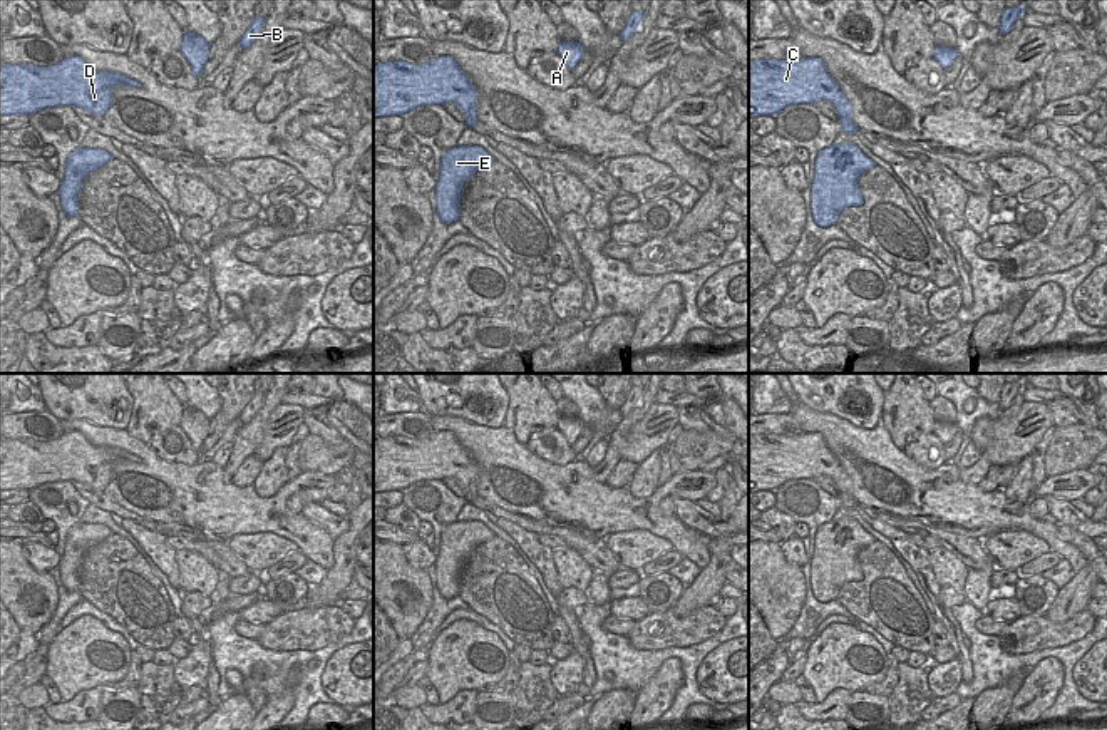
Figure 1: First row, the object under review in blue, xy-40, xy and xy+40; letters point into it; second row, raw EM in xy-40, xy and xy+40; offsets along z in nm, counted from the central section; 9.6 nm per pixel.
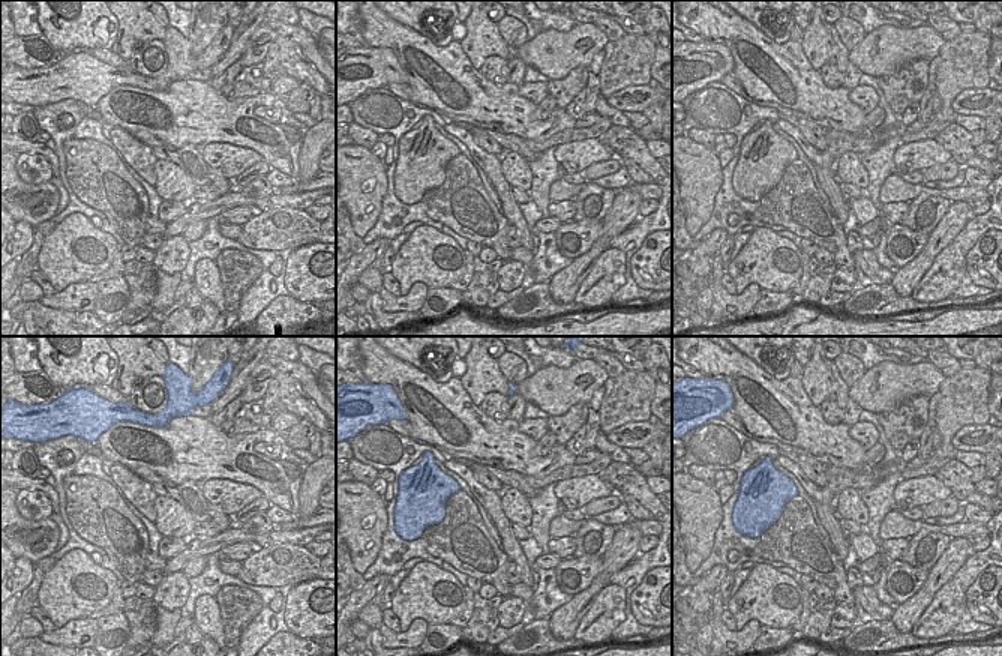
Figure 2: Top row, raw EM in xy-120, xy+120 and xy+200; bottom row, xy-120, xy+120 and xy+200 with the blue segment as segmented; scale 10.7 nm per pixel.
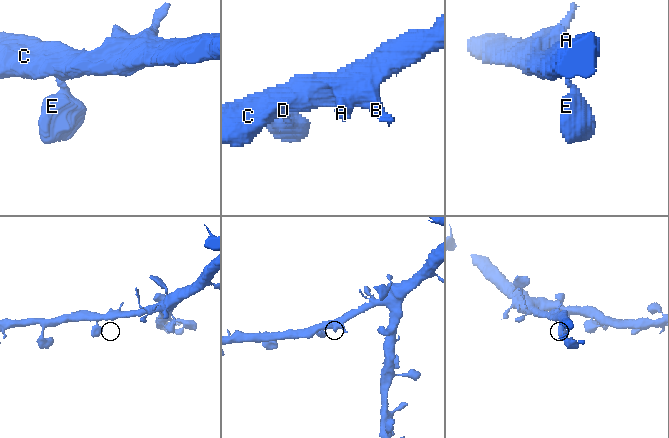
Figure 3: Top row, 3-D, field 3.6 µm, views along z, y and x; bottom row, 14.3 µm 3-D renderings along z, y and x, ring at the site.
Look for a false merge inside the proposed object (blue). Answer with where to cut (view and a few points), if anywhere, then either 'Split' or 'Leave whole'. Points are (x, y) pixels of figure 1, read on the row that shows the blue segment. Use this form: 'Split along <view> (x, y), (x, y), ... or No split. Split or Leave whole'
No split. Leave whole

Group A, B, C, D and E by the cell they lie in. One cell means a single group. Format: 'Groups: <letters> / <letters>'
Groups: A B C D E

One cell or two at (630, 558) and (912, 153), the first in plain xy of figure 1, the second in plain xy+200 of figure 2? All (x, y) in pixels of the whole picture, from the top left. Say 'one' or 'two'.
one

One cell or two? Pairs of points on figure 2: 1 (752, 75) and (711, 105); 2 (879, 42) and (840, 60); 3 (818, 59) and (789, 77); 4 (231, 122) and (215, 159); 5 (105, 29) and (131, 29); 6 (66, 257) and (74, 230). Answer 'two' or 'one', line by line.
1: two
2: two
3: two
4: two
5: two
6: one

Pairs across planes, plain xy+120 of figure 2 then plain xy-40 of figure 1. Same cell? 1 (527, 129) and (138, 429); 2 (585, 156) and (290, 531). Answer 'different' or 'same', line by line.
1: different
2: different

